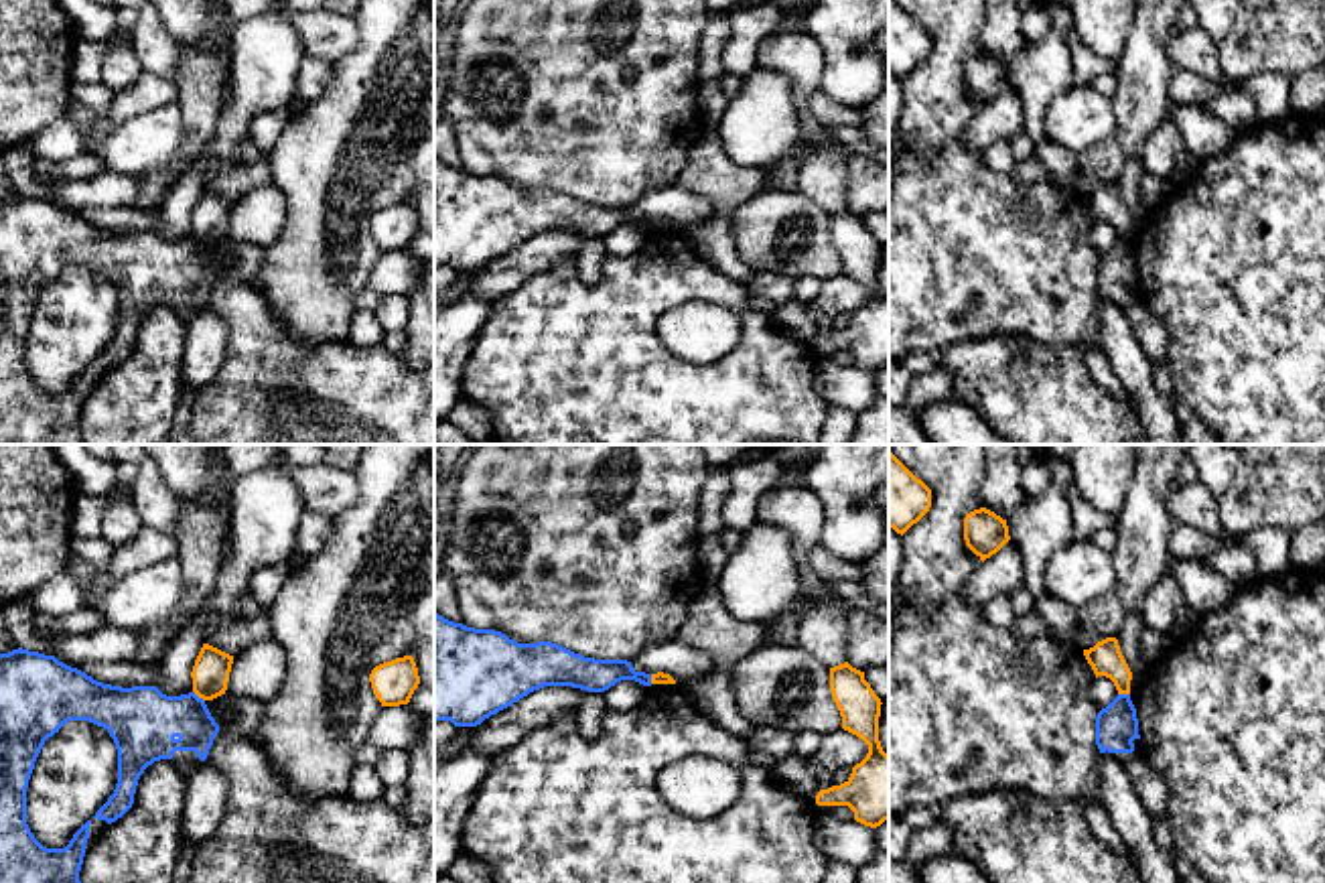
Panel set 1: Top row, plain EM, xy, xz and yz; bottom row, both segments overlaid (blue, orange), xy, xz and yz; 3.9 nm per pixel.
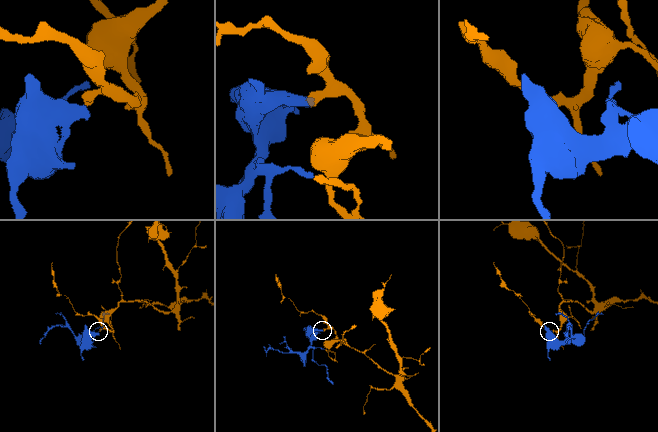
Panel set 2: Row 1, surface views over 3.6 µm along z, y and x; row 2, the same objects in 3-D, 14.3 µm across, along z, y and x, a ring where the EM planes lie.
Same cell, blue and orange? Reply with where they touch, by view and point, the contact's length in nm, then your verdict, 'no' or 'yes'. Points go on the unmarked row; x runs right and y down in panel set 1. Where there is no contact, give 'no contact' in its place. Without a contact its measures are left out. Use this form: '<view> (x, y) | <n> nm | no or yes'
xy (197, 242) | 60 nm | no

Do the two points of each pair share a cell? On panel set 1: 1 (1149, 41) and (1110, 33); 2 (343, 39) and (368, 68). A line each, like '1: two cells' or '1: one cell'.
1: two cells
2: two cells

